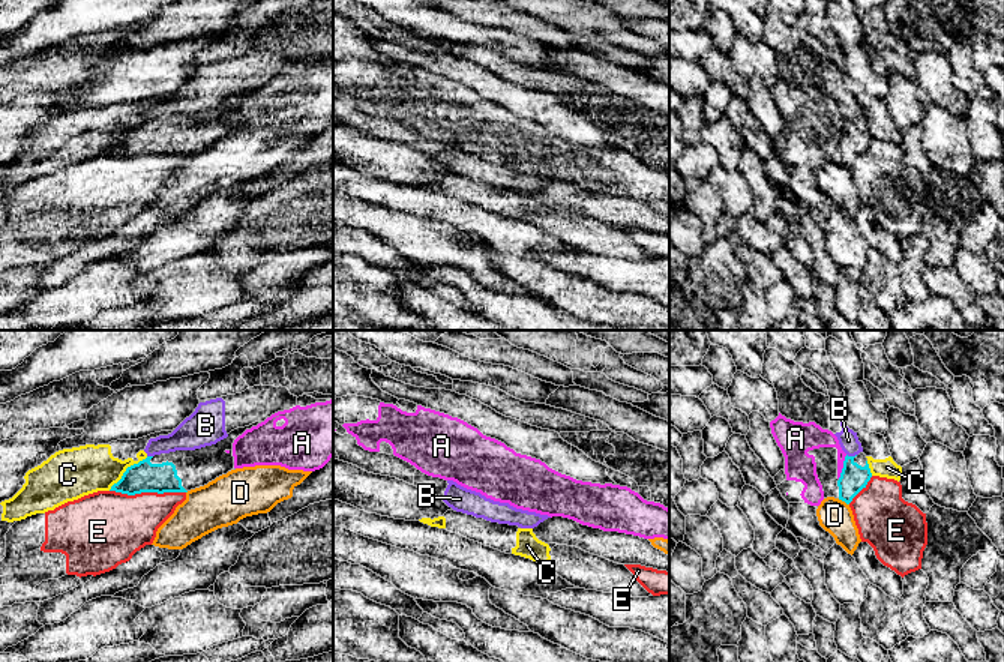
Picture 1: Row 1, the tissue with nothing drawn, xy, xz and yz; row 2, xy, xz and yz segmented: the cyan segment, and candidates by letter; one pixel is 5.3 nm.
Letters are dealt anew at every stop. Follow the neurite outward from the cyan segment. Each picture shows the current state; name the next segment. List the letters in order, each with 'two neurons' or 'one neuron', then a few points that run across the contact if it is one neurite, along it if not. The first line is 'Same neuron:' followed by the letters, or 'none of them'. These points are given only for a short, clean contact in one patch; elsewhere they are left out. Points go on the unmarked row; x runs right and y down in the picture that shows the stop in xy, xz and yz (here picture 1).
Same neuron: none of them
A: two neurons
B: two neurons; line yz (847, 117), (856, 119)
C: two neurons; line xy (147, 120), (131, 128), (108, 153)
D: two neurons; line yz (838, 162), (848, 168)
E: two neurons

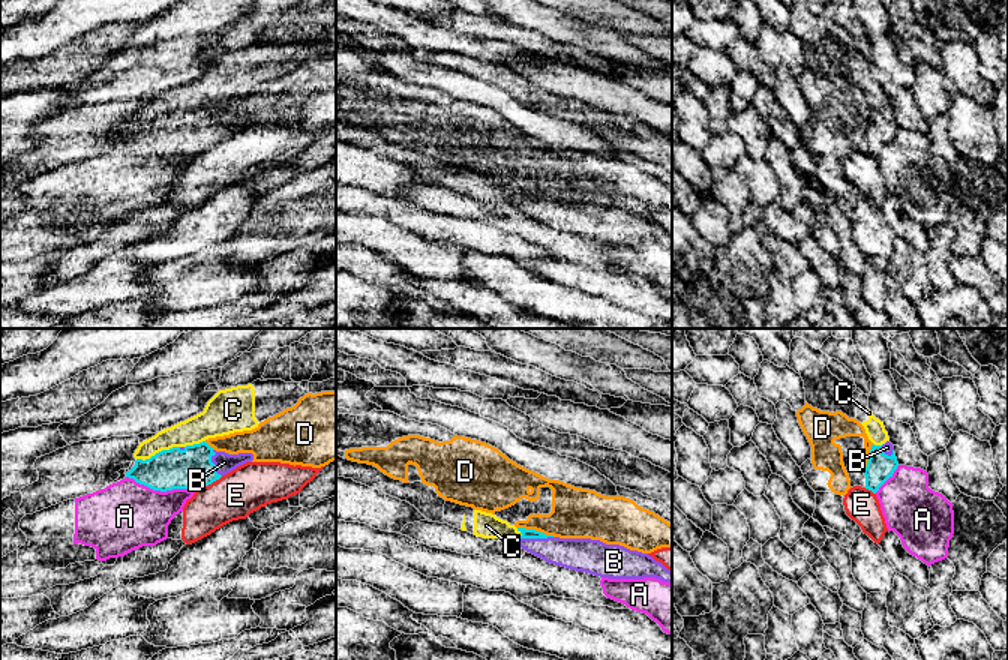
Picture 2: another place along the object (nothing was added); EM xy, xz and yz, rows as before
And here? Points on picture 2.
Same neuron: B
A: two neurons
B: one neuron; line xz (525, 197), (534, 201), (551, 213), (576, 218)
C: two neurons; line xy (179, 110), (162, 113), (144, 123), (137, 123)
D: two neurons
E: two neurons; line xy (222, 140), (195, 153)

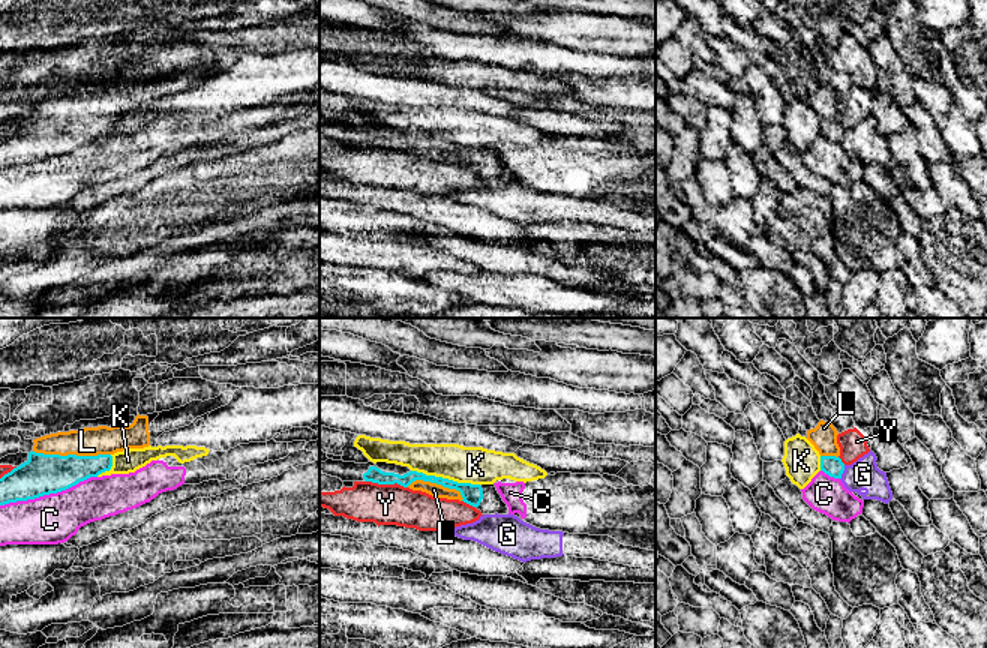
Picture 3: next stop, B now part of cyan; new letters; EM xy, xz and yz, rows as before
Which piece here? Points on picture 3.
Same neuron: L
C: two neurons
G: two neurons; line yz (845, 129), (840, 143)
K: two neurons
L: one neuron
Y: two neurons

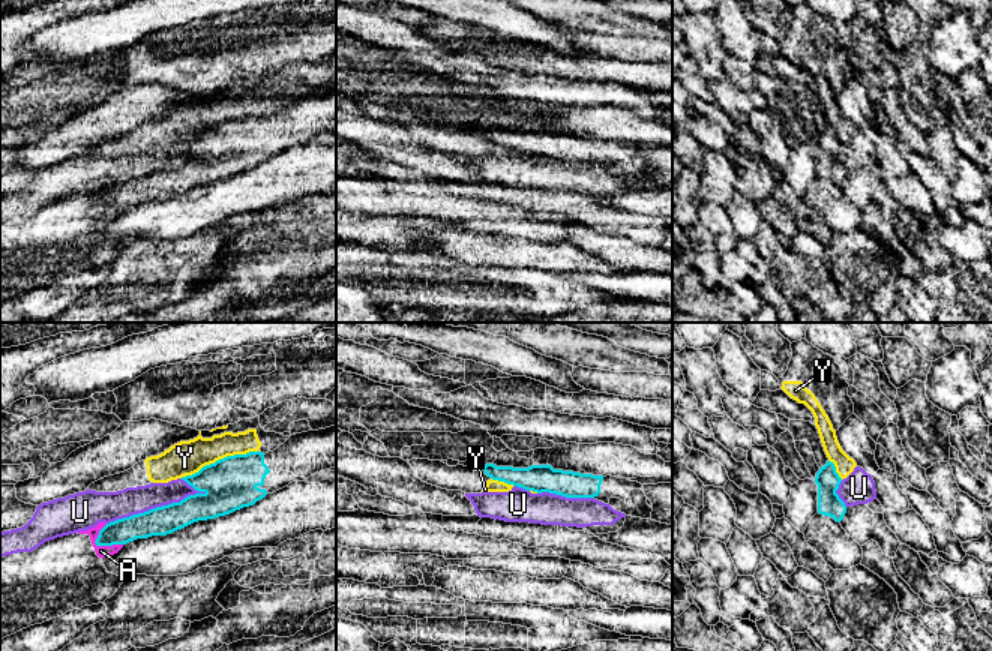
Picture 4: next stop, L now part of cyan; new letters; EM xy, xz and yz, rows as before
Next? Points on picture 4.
Same neuron: none of them
A: two neurons; line xy (93, 206), (98, 209), (122, 209)
U: two neurons
Y: two neurons; line xy (257, 114), (227, 119), (180, 141)

